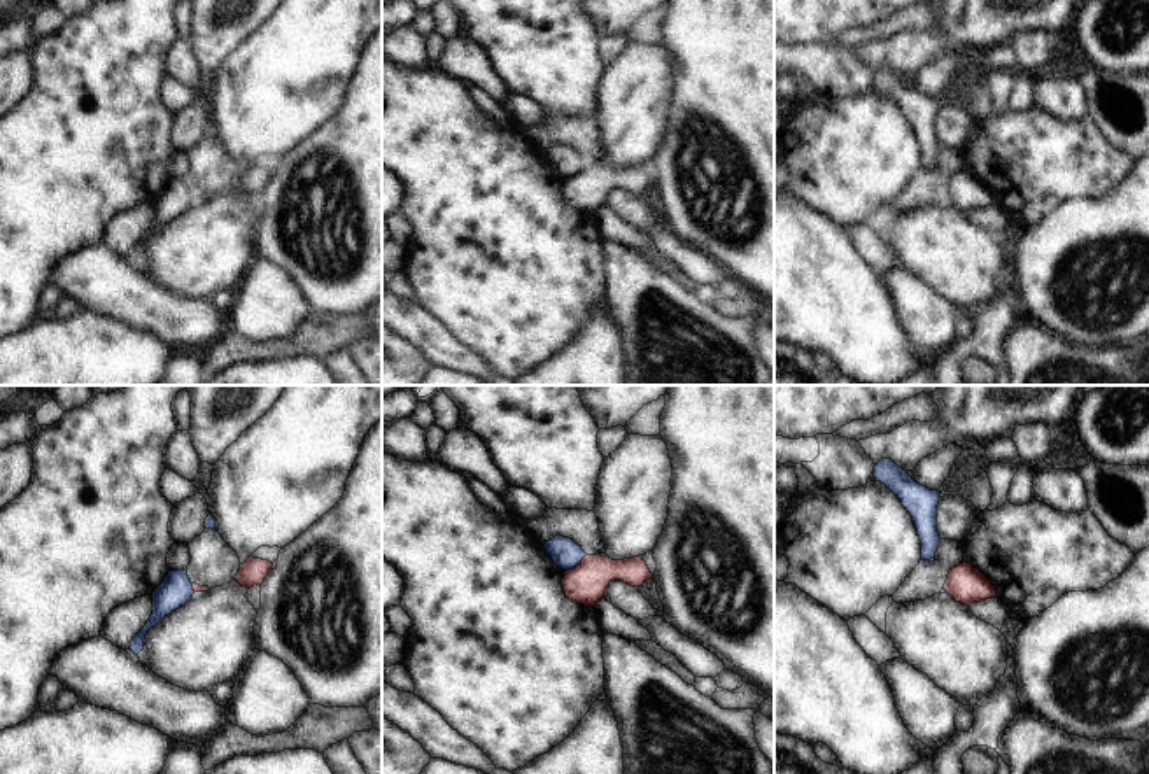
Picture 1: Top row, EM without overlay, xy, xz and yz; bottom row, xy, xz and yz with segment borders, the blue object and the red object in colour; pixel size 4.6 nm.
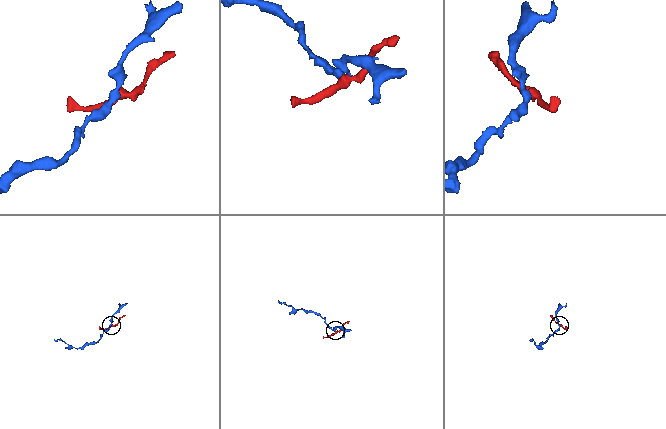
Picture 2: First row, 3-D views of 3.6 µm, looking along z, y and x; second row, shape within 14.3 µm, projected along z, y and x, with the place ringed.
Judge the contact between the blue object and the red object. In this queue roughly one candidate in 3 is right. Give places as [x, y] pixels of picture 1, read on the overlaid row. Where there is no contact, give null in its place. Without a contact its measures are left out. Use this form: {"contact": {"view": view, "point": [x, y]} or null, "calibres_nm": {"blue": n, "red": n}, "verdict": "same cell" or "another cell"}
{"contact": {"view": "xz", "point": [577, 564]}, "calibres_nm": {"blue": 140, "red": 190}, "verdict": "another cell"}

